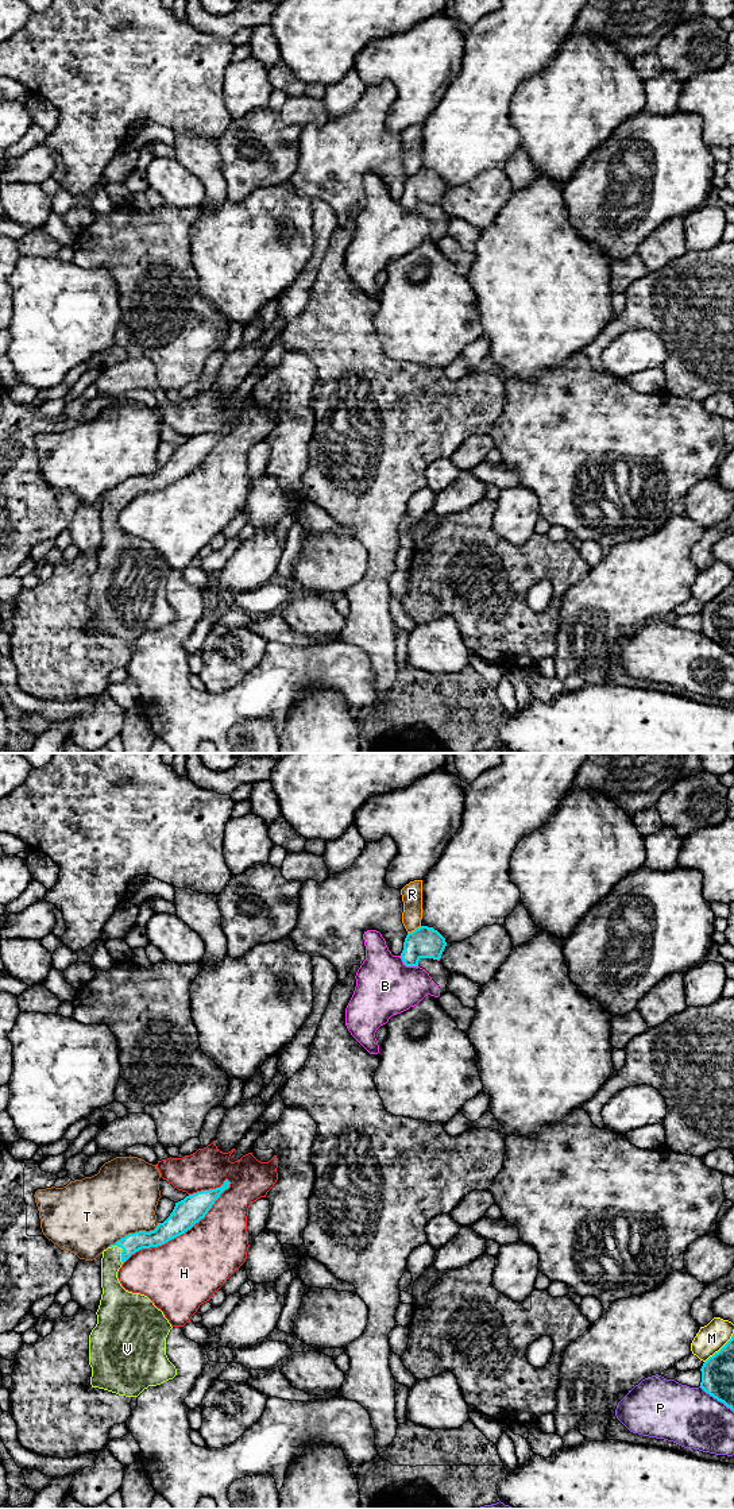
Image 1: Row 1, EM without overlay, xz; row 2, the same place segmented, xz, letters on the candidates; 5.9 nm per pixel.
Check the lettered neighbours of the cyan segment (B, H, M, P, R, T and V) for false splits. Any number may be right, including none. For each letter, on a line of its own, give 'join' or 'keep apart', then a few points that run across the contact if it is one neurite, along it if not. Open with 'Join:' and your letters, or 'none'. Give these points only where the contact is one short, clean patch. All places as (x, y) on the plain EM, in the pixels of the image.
Join: V
B: keep apart
H: keep apart
M: keep apart
P: keep apart
R: keep apart
T: keep apart
V: join | xz (131, 487), (123, 494), (111, 506), (112, 535)

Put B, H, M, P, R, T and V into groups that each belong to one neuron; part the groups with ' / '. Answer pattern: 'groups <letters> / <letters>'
groups B / H / M / P / R / T / V

